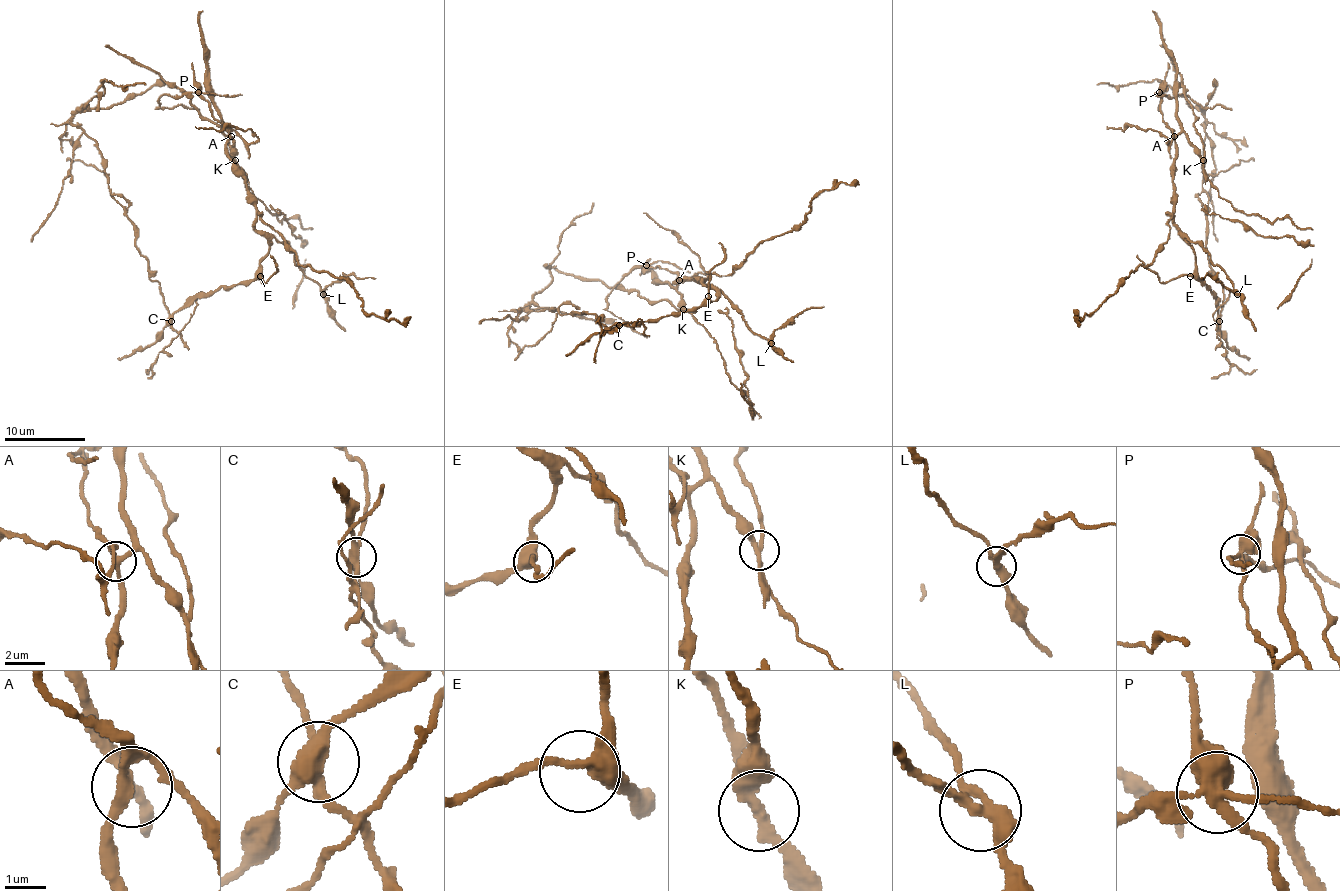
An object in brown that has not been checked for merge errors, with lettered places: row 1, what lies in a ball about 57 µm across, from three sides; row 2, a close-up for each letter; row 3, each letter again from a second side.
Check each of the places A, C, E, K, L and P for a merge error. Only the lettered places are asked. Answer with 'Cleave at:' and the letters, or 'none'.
Cleave at: C, K, P

